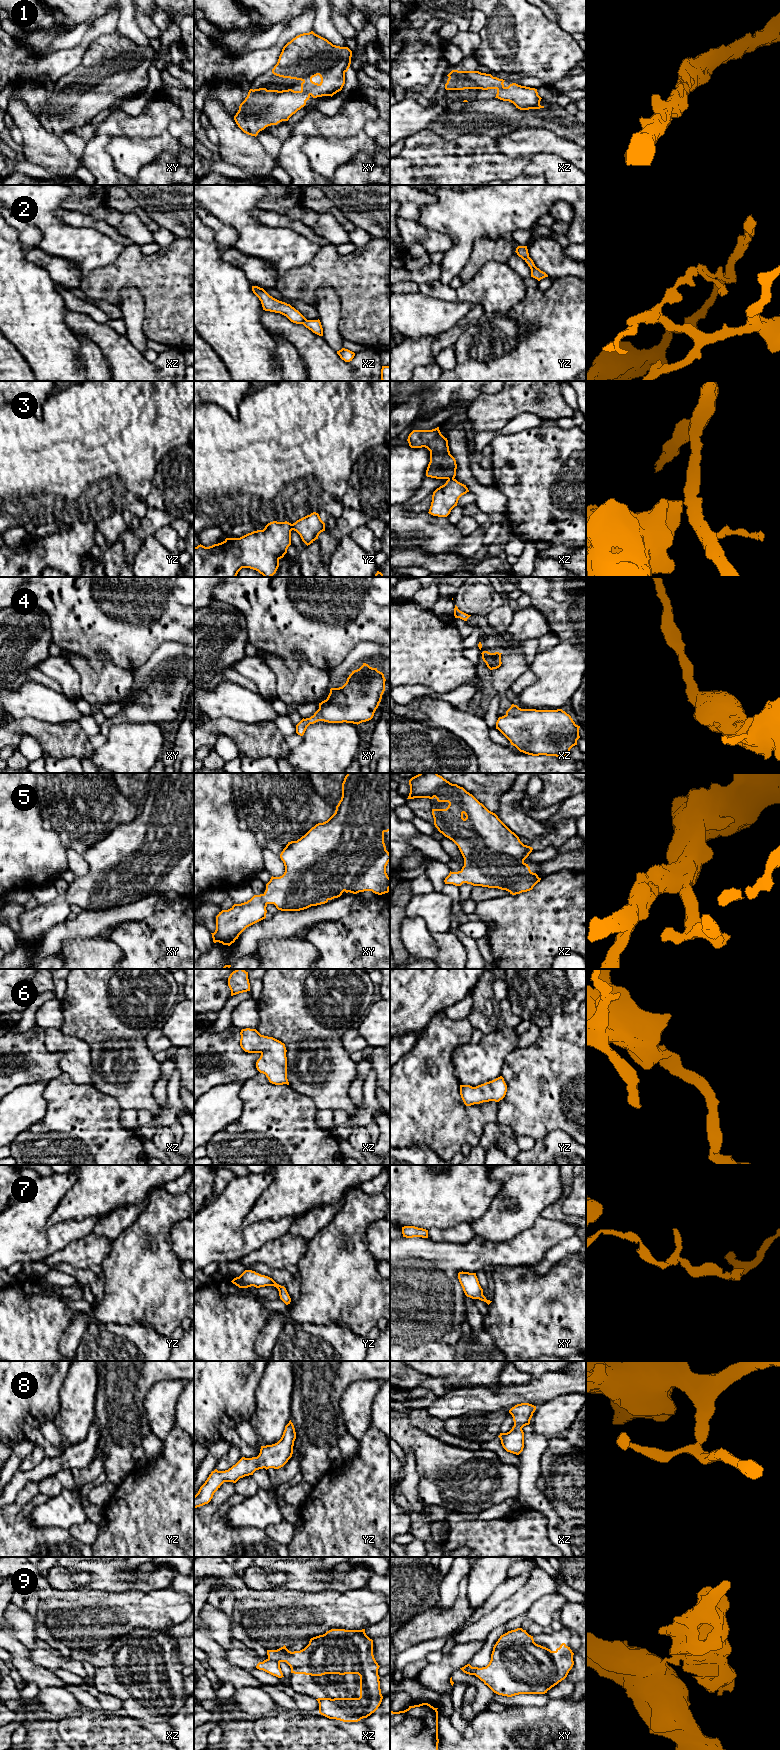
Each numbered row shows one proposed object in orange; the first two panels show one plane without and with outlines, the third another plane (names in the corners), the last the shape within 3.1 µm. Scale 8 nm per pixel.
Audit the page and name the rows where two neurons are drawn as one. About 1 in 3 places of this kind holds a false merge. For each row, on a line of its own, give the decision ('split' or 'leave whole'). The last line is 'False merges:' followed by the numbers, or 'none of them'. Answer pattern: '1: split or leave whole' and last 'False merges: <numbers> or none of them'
1: leave whole
2: split
3: split
4: leave whole
5: leave whole
6: leave whole
7: leave whole
8: leave whole
9: split
False merges: 2, 3, 9

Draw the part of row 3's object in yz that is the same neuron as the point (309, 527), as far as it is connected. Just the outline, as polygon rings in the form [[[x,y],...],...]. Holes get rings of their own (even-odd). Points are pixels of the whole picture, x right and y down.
[[[313,512],[293,523],[292,529],[300,535],[302,541],[308,546],[318,539],[321,532],[325,531],[325,523],[318,513]]]

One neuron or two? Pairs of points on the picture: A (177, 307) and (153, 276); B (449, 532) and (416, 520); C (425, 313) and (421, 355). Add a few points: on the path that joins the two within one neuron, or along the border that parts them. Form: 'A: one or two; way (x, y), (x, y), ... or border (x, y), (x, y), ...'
A: one; way (175, 299), (161, 284)
B: one; way (441, 532), (424, 522)
C: two; border (435, 335), (403, 338)

